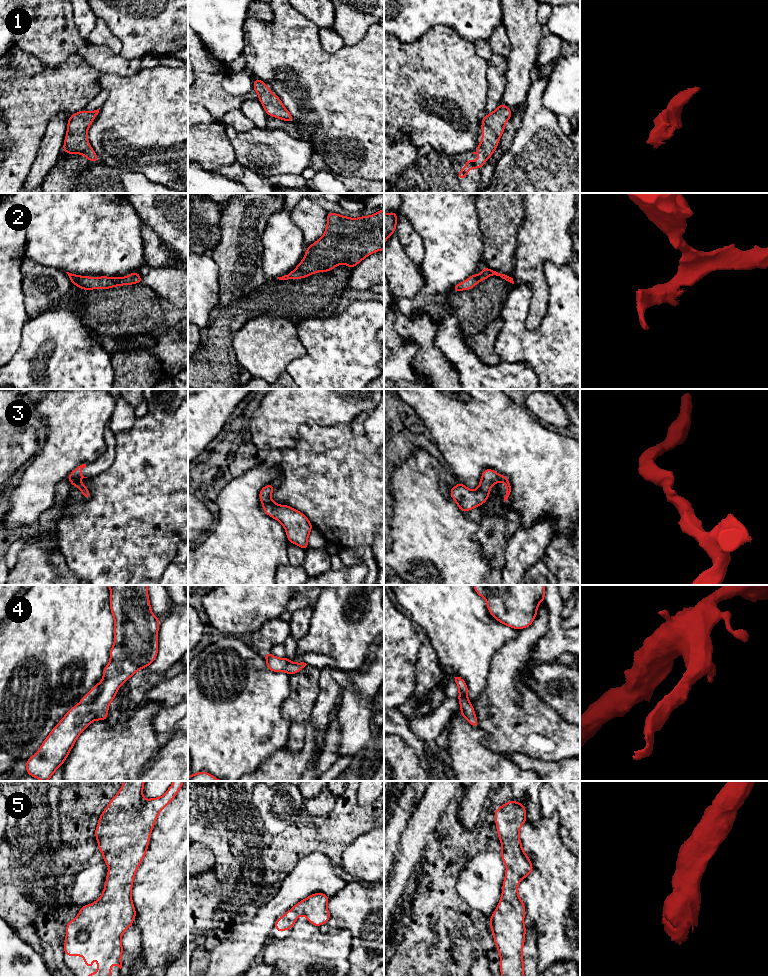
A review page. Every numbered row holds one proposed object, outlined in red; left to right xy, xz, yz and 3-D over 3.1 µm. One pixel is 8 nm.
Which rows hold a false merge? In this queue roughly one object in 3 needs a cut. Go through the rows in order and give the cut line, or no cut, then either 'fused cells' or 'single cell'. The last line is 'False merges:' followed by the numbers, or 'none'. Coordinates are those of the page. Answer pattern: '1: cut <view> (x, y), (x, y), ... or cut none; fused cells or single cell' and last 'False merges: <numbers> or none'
1: cut none; single cell
2: cut none; single cell
3: cut xy (69, 475), (73, 477), (82, 476); fused cells
4: cut none; single cell
5: cut none; single cell
False merges: 3

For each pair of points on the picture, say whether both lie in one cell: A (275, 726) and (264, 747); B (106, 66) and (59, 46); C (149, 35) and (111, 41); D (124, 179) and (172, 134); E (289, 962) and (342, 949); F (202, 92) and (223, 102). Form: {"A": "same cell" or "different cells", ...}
{"A": "same cell", "B": "same cell", "C": "different cells", "D": "different cells", "E": "same cell", "F": "same cell"}

